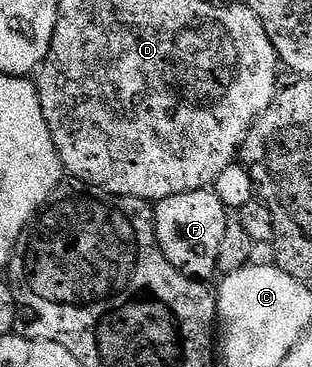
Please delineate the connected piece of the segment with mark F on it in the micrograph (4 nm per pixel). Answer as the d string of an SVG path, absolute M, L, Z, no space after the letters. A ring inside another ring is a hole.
M214 191L175 194L174 197L156 201L153 208L153 234L160 251L163 250L163 246L167 246L187 256L183 258L181 272L187 279L209 282L212 281L212 276L218 275L219 246L223 246L223 238L230 235L230 219L230 213Z

